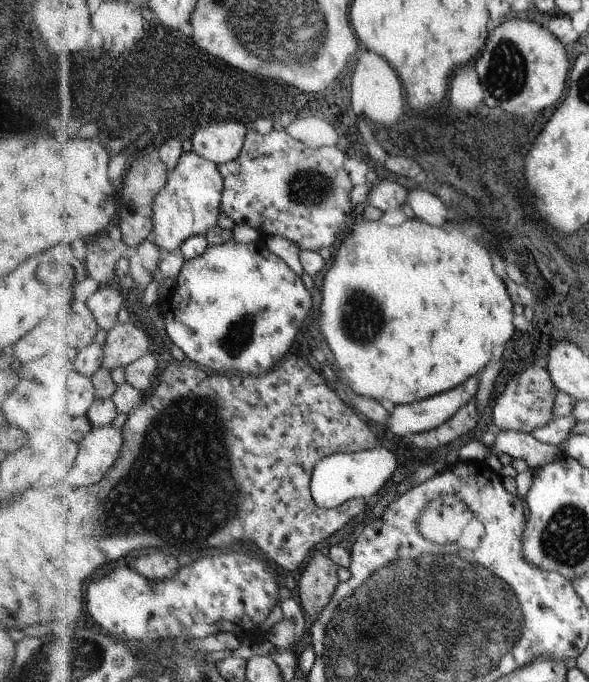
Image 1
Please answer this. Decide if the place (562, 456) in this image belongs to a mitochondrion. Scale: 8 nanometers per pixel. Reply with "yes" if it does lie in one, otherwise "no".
no

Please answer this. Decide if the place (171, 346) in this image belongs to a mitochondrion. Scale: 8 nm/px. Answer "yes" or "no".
no

